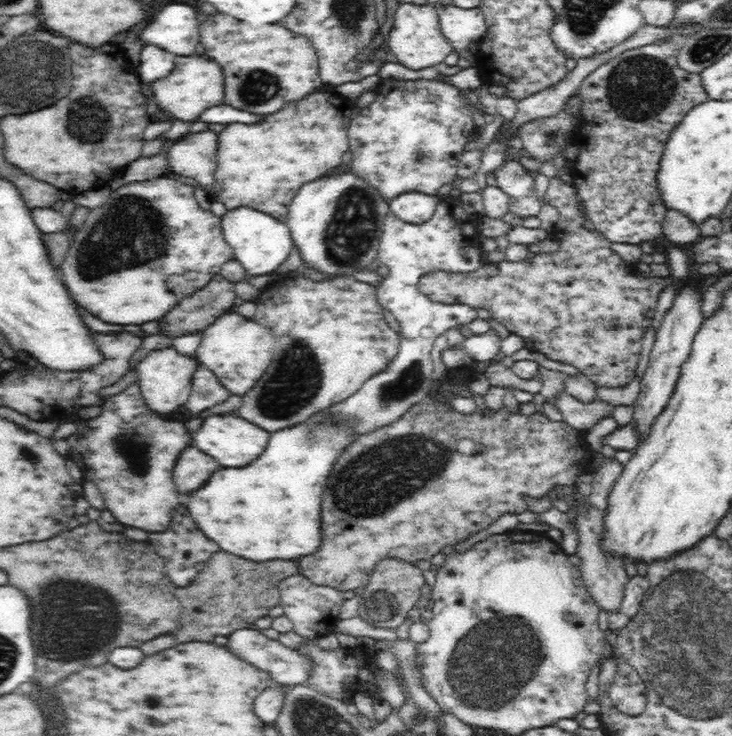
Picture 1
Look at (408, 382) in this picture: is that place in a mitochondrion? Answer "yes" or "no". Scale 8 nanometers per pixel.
yes

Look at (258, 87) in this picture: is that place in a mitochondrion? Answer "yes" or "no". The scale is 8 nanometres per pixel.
yes

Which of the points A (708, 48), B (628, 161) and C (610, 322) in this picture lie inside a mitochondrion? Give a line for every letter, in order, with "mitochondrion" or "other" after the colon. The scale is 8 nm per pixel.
A: mitochondrion
B: other
C: mitochondrion

